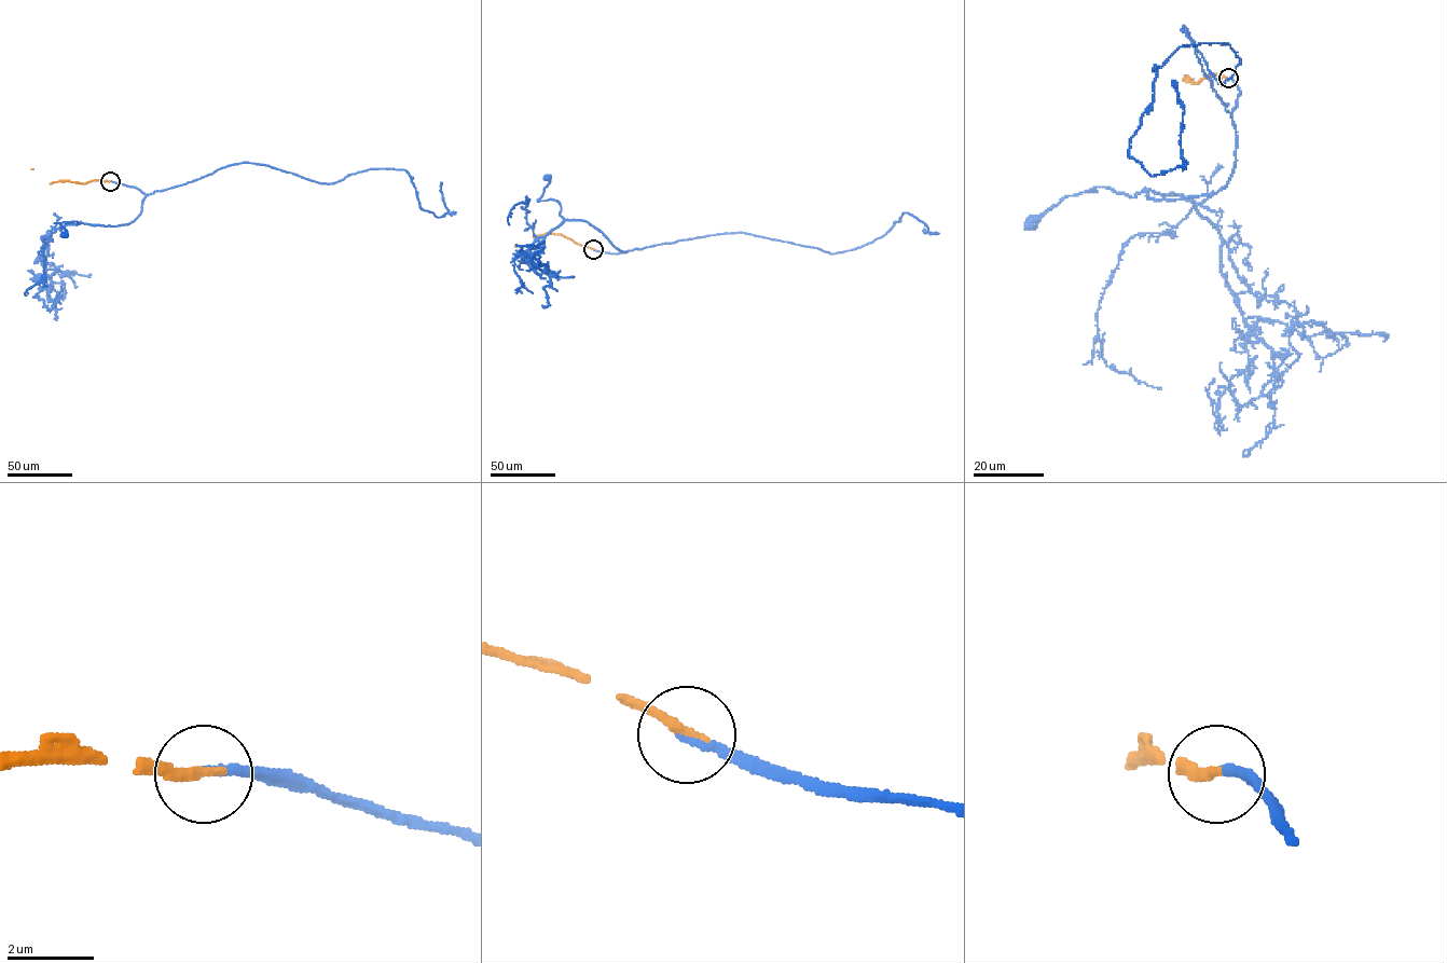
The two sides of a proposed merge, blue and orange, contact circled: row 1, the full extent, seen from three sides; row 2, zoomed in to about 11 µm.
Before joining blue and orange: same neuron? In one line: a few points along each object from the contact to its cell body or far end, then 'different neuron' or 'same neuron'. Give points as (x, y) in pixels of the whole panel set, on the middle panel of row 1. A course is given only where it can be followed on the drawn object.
blue via (593, 249), (629, 250), (619, 250), (588, 222), (564, 220), (559, 202), (538, 201), (549, 182), (547, 177) | orange via (593, 249), (551, 233), (538, 235), (514, 246) | same neuron

